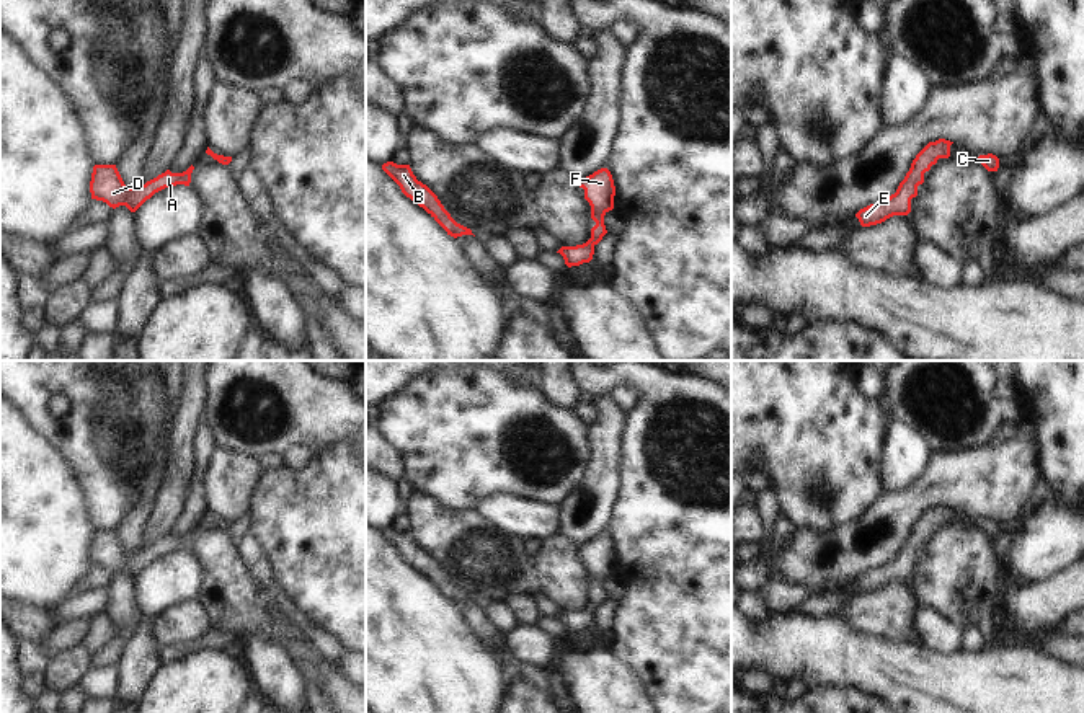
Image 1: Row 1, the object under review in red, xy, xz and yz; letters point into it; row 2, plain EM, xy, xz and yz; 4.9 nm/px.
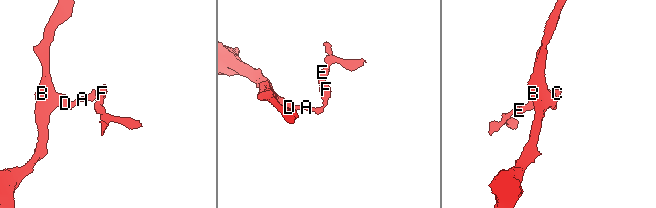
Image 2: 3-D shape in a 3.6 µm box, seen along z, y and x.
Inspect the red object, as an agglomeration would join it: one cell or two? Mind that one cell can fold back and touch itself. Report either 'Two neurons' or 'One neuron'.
One neuron.

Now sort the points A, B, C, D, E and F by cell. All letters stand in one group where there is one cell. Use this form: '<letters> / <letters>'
A B C D E F

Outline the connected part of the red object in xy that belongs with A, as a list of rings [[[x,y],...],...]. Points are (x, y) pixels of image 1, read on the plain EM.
[[[95,530],[90,547],[91,565],[103,566],[113,574],[126,571],[131,578],[136,578],[147,565],[165,553],[189,551],[193,535],[193,530],[183,538],[167,535],[145,550],[129,553],[124,550],[116,530]]]

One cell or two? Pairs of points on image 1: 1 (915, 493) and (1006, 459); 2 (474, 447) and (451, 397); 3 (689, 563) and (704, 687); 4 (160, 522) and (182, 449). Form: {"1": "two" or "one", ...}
{"1": "one", "2": "one", "3": "one", "4": "one"}

